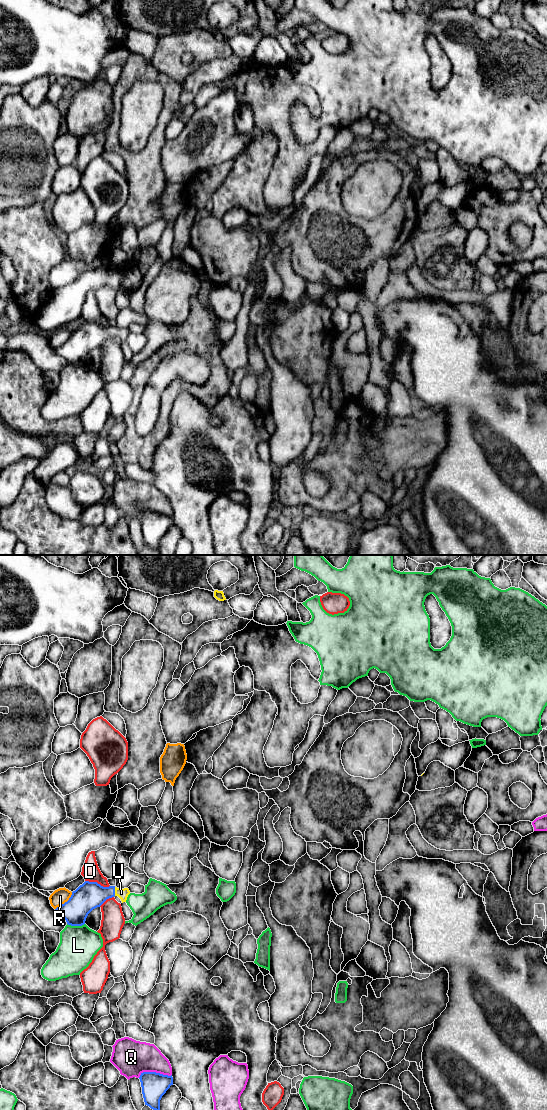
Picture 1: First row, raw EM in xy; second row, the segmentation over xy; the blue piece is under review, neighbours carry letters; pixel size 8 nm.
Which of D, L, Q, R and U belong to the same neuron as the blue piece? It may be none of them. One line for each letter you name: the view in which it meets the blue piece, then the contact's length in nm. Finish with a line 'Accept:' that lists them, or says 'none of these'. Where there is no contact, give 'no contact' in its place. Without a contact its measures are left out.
U: contact in xy; length 70 nm
Accept: U

